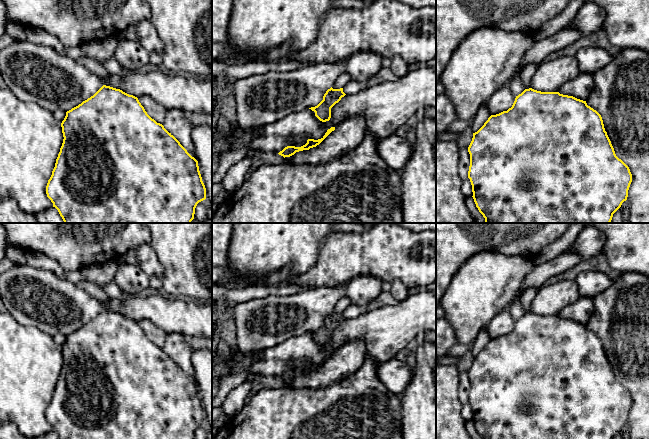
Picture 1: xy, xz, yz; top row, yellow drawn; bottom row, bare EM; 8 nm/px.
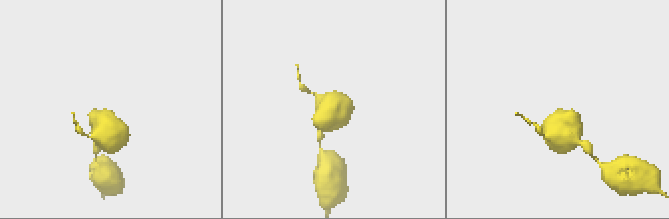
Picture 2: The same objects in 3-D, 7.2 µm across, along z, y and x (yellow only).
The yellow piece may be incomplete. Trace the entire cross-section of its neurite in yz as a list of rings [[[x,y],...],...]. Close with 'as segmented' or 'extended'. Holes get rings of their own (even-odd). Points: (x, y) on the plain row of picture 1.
[[[525,313],[516,320],[511,332],[499,338],[491,339],[484,349],[473,357],[468,376],[470,378],[468,402],[472,409],[472,421],[482,439],[613,439],[627,424],[628,414],[632,406],[629,391],[615,378],[601,339],[588,330],[586,325],[559,316]]]; as segmented

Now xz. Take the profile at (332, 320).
[[[332,311],[326,315],[323,324],[315,331],[311,331],[315,336],[315,340],[322,346],[329,345],[331,342],[331,332],[338,327],[346,318],[343,312],[333,313]]]; as segmented

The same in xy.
[[[103,309],[93,320],[67,335],[61,351],[63,367],[46,410],[47,421],[60,439],[194,439],[197,428],[206,423],[206,412],[199,395],[198,385],[162,348],[157,347],[147,338],[138,322],[133,319]]]; as segmented

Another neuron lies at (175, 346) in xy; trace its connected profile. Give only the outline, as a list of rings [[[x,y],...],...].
[[[180,333],[167,334],[162,349],[180,366],[180,368],[187,374],[187,376],[197,384],[194,368],[191,362],[191,356],[194,349],[189,346],[185,336]]]

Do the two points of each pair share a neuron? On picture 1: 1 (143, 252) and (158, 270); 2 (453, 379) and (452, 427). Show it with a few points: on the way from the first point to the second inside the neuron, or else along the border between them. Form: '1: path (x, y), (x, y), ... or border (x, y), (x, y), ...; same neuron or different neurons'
1: path (146, 256), (154, 266); same neuron
2: path (450, 391), (450, 415); same neuron

